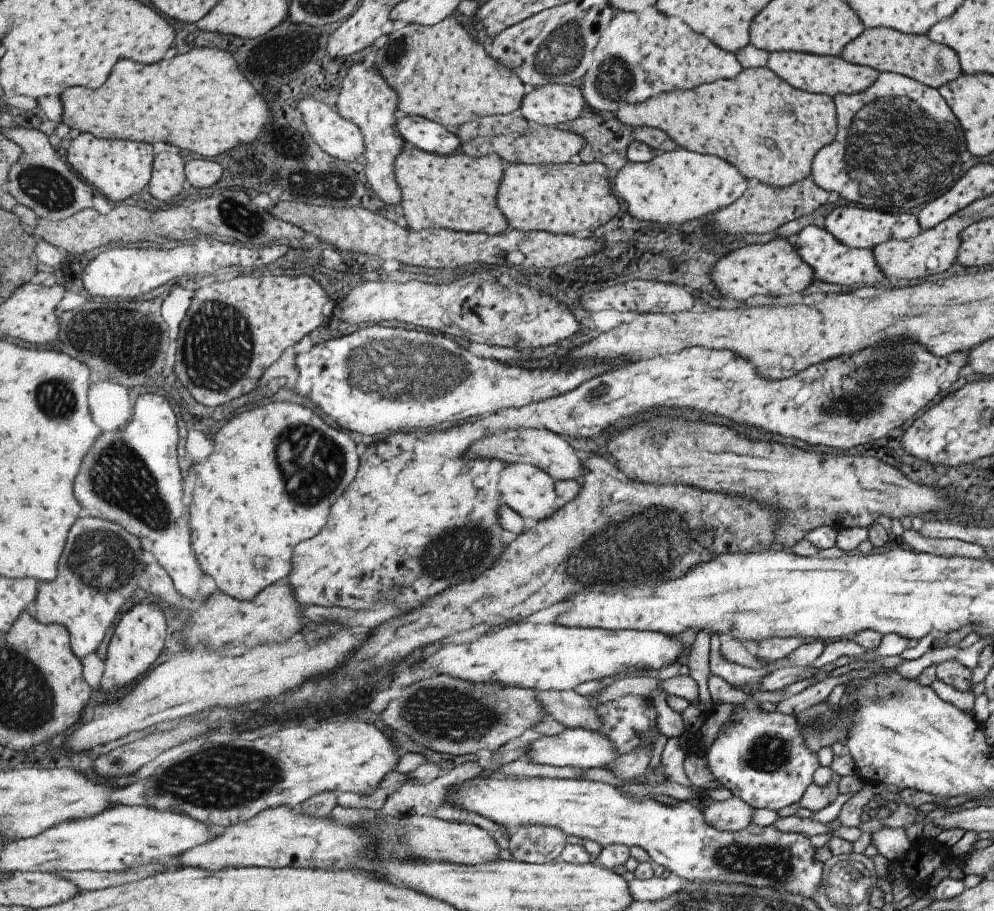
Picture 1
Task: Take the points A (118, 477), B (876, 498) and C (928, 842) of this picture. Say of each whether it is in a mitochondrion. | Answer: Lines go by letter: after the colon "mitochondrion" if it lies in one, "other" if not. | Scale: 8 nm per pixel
A: mitochondrion
B: other
C: other

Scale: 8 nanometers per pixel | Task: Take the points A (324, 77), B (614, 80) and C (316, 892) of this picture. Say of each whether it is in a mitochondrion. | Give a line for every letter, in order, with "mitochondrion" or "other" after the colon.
A: other
B: mitochondrion
C: other

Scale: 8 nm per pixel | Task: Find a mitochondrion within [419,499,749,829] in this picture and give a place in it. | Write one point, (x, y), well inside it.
(642, 545)

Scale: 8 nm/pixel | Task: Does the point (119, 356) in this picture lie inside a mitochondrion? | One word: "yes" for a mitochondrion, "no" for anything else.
yes

